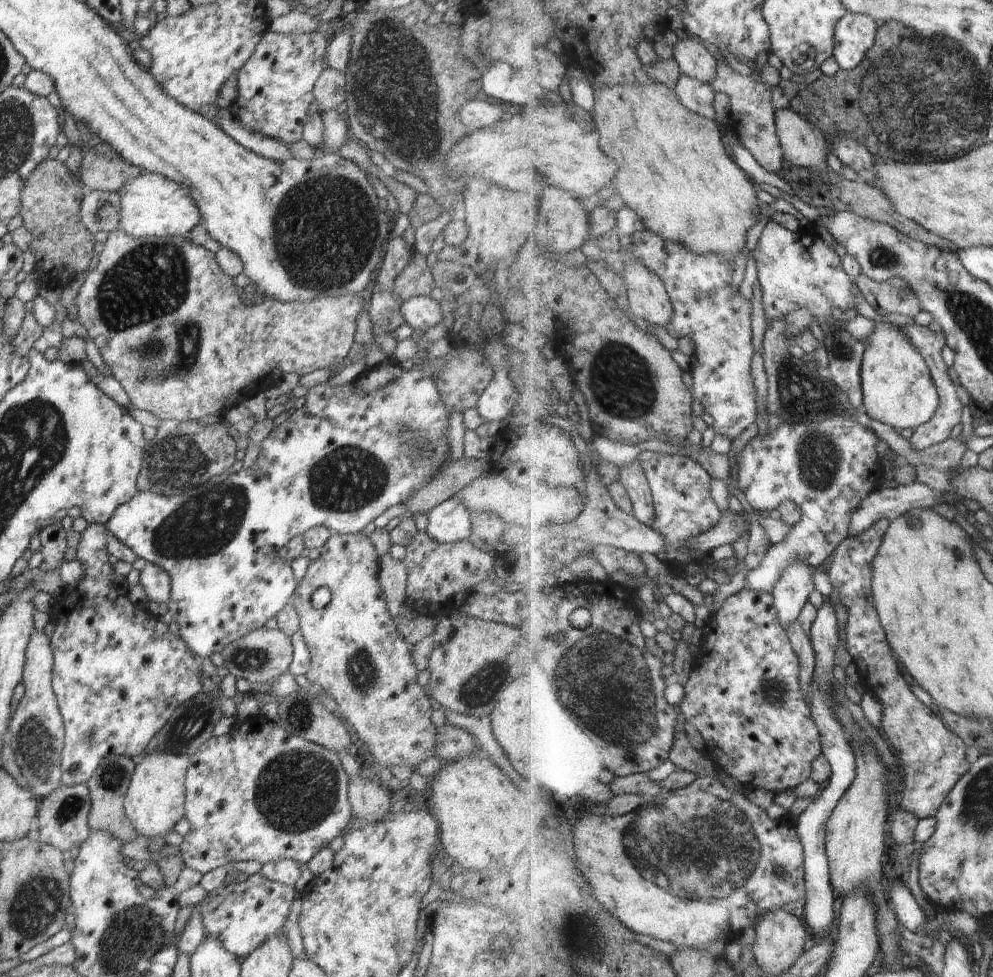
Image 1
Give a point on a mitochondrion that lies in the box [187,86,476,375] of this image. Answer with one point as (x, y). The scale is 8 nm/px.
(322, 229)

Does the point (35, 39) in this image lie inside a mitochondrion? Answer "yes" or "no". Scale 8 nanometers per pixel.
no

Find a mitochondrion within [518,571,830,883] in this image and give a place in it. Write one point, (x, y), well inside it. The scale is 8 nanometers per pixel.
(622, 682)

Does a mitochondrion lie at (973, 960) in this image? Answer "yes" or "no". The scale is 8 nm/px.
no

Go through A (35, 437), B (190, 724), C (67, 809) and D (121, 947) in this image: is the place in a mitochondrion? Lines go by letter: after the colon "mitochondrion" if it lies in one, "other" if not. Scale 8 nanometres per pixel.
A: mitochondrion
B: mitochondrion
C: mitochondrion
D: mitochondrion

